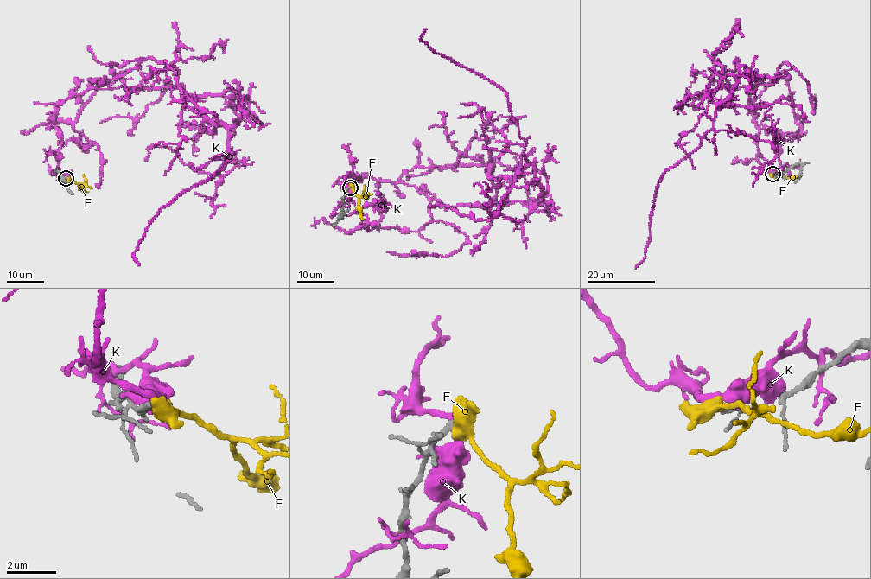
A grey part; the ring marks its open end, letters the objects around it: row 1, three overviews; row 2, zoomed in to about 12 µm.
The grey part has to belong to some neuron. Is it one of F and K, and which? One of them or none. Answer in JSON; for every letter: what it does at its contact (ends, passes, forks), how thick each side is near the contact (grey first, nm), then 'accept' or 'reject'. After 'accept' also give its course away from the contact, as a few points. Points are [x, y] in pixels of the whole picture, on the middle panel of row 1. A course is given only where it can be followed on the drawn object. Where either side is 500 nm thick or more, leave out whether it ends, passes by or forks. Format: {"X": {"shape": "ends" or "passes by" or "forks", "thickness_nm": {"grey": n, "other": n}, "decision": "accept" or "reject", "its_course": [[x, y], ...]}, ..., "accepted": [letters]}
{"F": {"shape": "forks", "thickness_nm": {"grey": 280, "other": 420}, "decision": "reject"}, "K": {"shape": "forks", "thickness_nm": {"grey": 280, "other": 320}, "decision": "reject"}, "accepted": []}

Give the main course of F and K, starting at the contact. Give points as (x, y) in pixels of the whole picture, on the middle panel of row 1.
F: (351, 188), (358, 196), (363, 219)
K: (350, 188), (352, 172), (413, 184), (448, 207), (541, 200), (506, 94), (433, 51), (425, 29)

